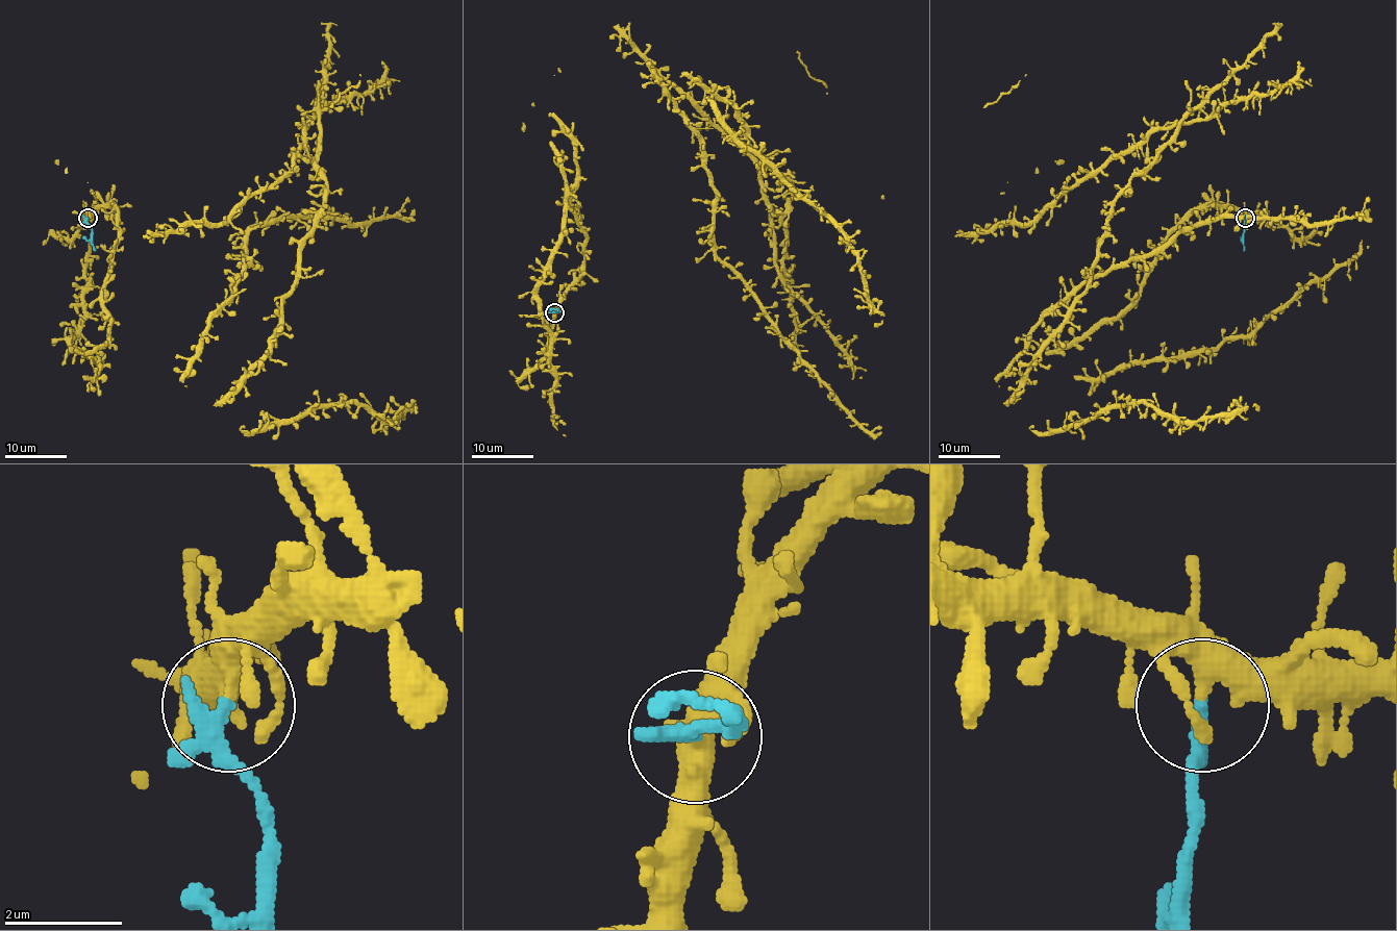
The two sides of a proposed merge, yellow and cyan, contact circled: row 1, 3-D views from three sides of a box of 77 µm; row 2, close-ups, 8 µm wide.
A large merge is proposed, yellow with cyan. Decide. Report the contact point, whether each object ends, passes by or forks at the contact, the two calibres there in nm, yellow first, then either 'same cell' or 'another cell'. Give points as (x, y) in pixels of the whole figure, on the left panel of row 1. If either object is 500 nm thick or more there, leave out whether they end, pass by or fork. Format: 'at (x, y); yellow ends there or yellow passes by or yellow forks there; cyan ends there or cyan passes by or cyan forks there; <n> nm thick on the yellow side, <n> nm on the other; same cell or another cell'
at (88, 218); yellow passes by; cyan passes by; 360 nm thick on the yellow side, 240 nm on the other; another cell

